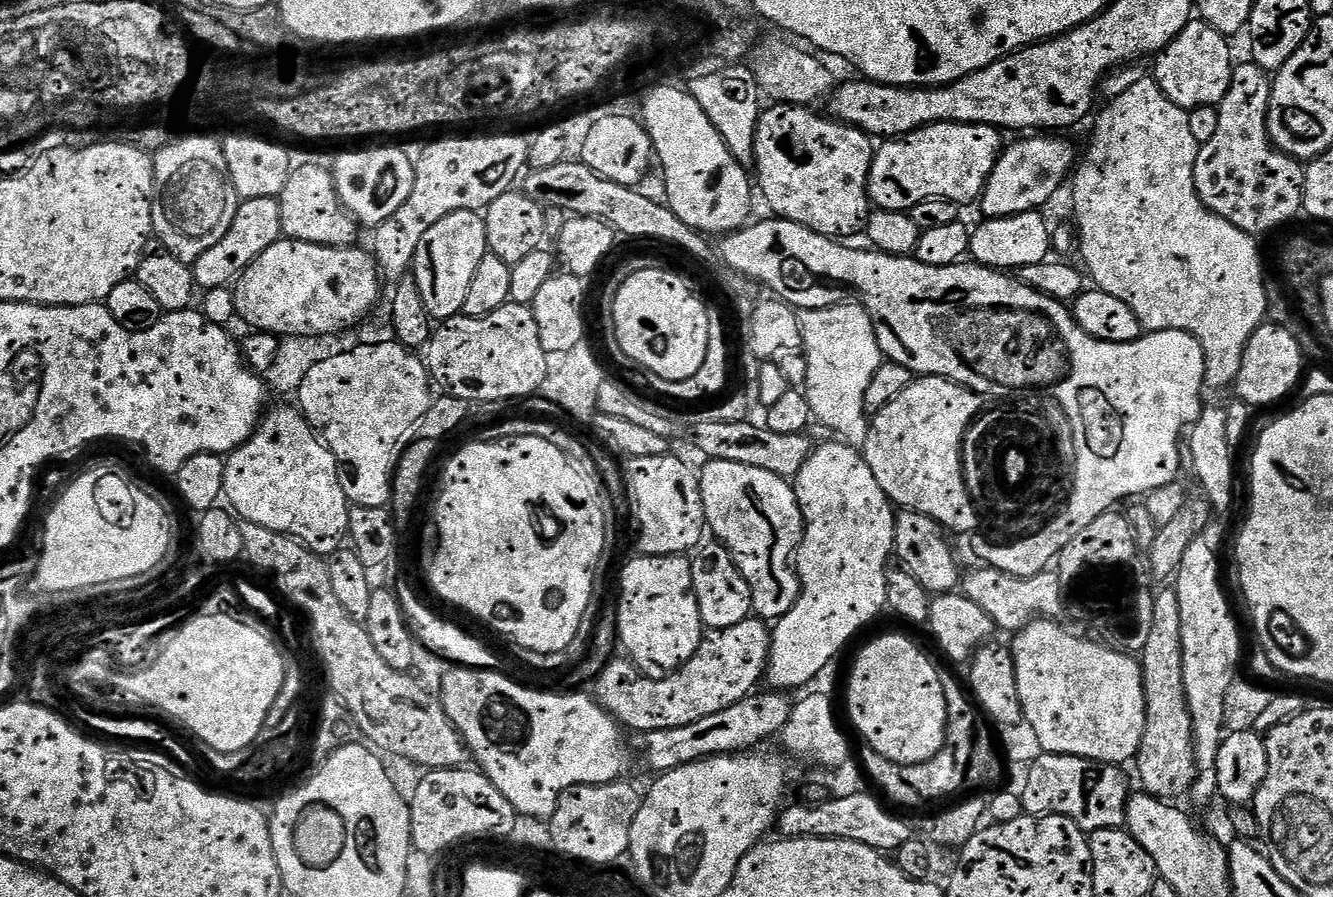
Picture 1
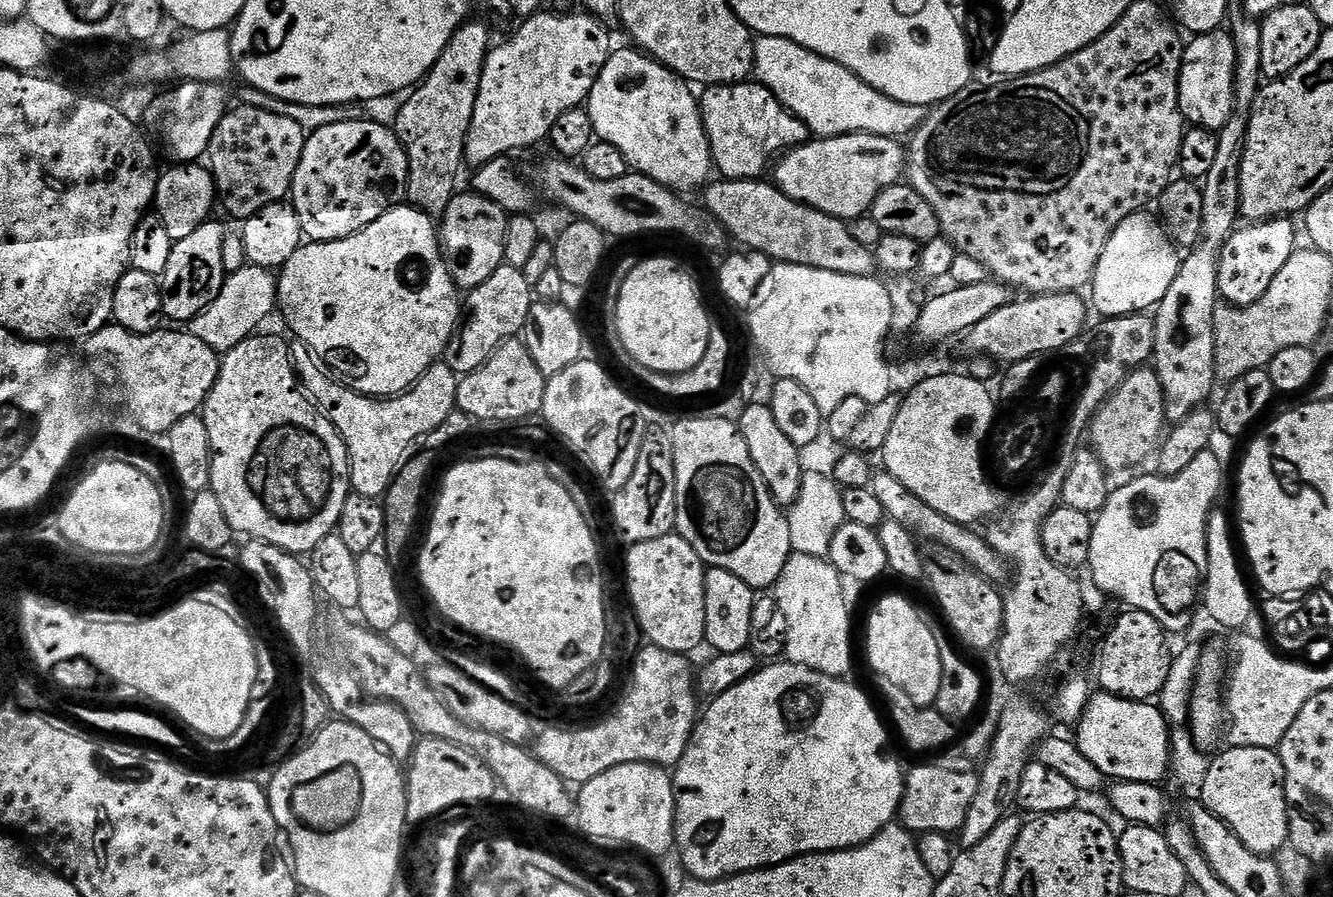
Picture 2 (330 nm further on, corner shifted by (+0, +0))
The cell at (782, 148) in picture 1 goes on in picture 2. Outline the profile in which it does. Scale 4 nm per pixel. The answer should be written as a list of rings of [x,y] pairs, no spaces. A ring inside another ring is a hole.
[[[745,82],[742,84],[714,84],[705,87],[703,91],[699,93],[698,103],[700,105],[700,117],[704,123],[704,133],[710,142],[712,163],[715,171],[717,173],[720,172],[719,175],[725,180],[759,180],[765,175],[763,172],[766,171],[767,168],[769,171],[770,165],[777,157],[793,148],[797,148],[800,144],[807,144],[810,139],[810,133],[806,126],[806,122],[802,122],[798,117],[793,116],[787,108],[784,108],[782,102],[778,102],[778,98],[774,98],[774,94],[770,94],[770,90],[766,90],[766,86],[762,86],[755,82]]]

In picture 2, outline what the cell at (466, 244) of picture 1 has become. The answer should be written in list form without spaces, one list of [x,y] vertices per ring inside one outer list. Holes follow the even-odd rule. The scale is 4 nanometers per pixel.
[[[458,194],[442,217],[442,251],[448,261],[448,272],[461,290],[482,286],[494,270],[504,263],[504,239],[508,216],[493,201],[477,194]]]

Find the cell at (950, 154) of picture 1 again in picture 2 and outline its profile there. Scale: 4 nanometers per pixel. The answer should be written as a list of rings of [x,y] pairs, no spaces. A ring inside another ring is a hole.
[[[855,132],[852,136],[812,138],[775,161],[774,183],[791,200],[851,222],[869,215],[874,198],[882,190],[901,183],[905,164],[901,141],[890,136]]]

